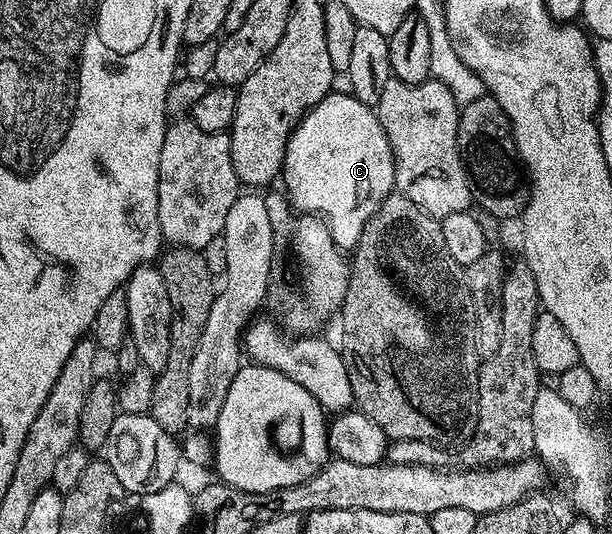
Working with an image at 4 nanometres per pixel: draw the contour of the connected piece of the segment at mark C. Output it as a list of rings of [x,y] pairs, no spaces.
[[[338,93],[327,94],[324,100],[320,100],[320,104],[313,106],[298,121],[298,126],[291,132],[286,145],[280,182],[286,185],[295,208],[302,210],[298,212],[305,212],[310,216],[320,215],[339,250],[350,252],[360,240],[364,224],[368,224],[368,220],[377,212],[380,204],[395,189],[394,157],[388,144],[388,136],[384,136],[384,128],[380,128],[377,113],[353,94]]]

